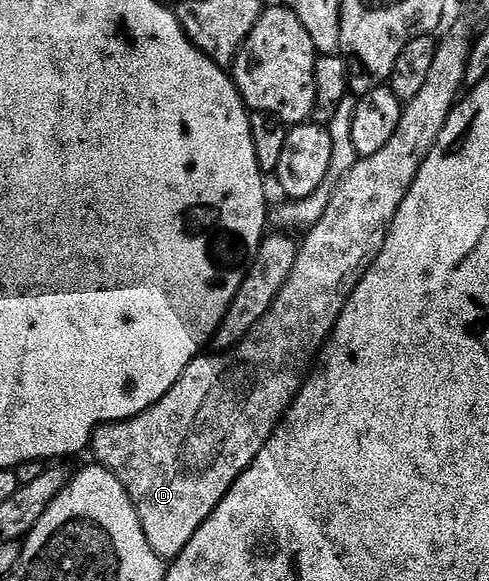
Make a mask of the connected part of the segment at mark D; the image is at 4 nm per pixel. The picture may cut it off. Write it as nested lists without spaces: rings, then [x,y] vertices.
[[[452,28],[444,37],[439,37],[436,53],[434,54],[434,67],[428,72],[426,83],[422,85],[422,91],[404,104],[402,118],[398,122],[398,130],[394,130],[394,138],[390,138],[390,142],[386,142],[386,146],[382,146],[382,150],[378,150],[378,154],[359,157],[356,165],[350,170],[350,174],[346,174],[346,178],[342,178],[338,190],[334,190],[334,198],[330,202],[330,206],[326,206],[326,214],[322,214],[322,218],[318,218],[318,222],[307,229],[305,236],[308,237],[305,238],[304,244],[302,240],[299,245],[294,270],[290,274],[286,286],[282,286],[274,306],[268,311],[266,318],[262,318],[262,322],[258,322],[255,330],[237,348],[232,348],[229,352],[216,352],[211,354],[212,356],[207,356],[208,354],[197,356],[194,362],[190,362],[190,366],[186,366],[182,378],[178,378],[176,385],[153,408],[147,408],[145,412],[138,414],[133,420],[122,420],[114,424],[103,425],[97,428],[93,434],[90,452],[96,455],[93,456],[95,463],[104,465],[104,467],[116,473],[120,480],[123,481],[124,487],[128,490],[128,497],[132,499],[138,518],[142,522],[146,542],[150,542],[150,546],[160,555],[161,560],[171,562],[179,556],[180,551],[190,542],[190,538],[194,538],[196,531],[210,518],[212,511],[224,501],[224,496],[232,489],[236,479],[256,461],[258,454],[266,446],[266,442],[275,434],[276,428],[284,418],[284,413],[295,402],[300,388],[304,385],[305,373],[313,367],[314,361],[319,357],[324,345],[328,343],[333,330],[336,328],[338,318],[344,313],[344,308],[347,306],[349,298],[354,294],[358,282],[362,282],[365,274],[372,269],[372,264],[378,258],[378,254],[386,242],[390,226],[394,222],[394,218],[398,214],[398,210],[402,206],[402,202],[406,198],[406,194],[410,190],[422,162],[438,142],[438,134],[442,134],[442,126],[446,126],[446,118],[450,118],[452,109],[456,107],[462,93],[465,91],[464,79],[468,73],[468,59],[470,58],[473,39],[473,33],[468,33],[464,28]]]

